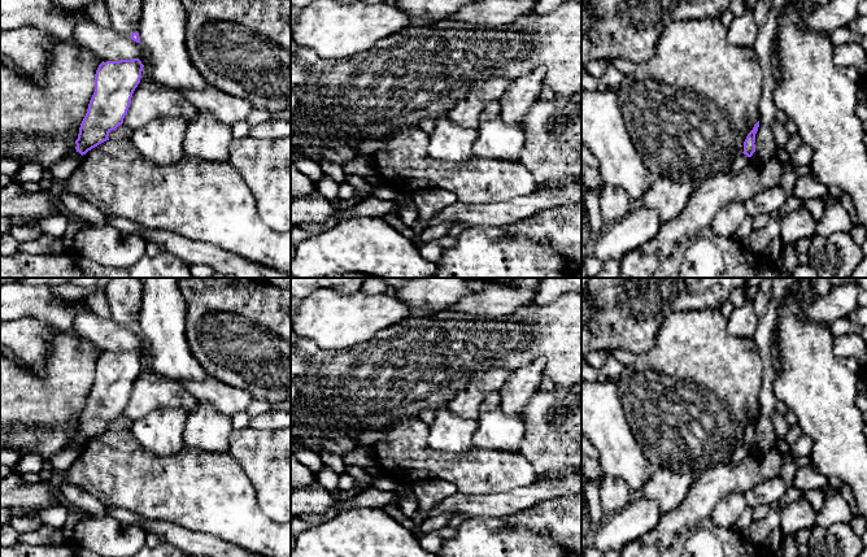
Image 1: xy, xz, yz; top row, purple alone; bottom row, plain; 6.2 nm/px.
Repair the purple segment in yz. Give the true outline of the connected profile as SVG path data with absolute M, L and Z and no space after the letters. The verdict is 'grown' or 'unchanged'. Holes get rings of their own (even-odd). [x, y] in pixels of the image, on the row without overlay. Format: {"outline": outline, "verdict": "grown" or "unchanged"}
{"outline": "M759 412L754 415L753 421L748 425L744 432L744 443L739 445L731 458L731 464L740 464L750 453L750 448L755 443L755 425L759 418Z", "verdict": "grown"}

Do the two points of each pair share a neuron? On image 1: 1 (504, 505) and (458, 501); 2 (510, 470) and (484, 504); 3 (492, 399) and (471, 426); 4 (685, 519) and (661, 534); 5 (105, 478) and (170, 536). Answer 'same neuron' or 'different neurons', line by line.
1: same neuron
2: different neurons
3: different neurons
4: same neuron
5: different neurons

